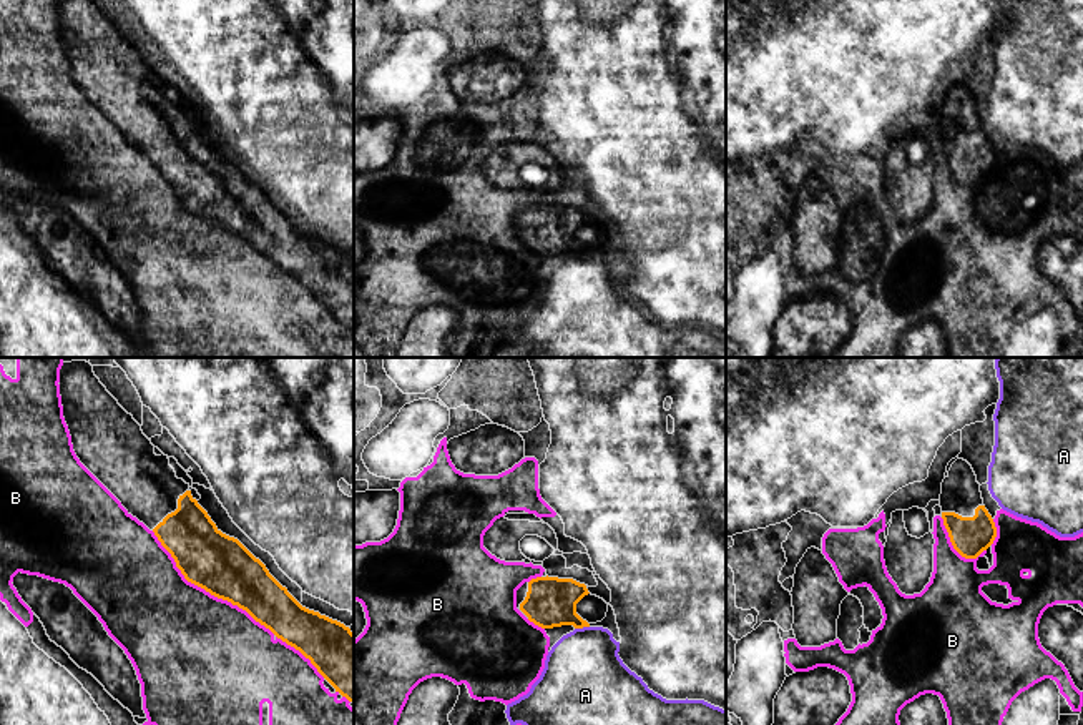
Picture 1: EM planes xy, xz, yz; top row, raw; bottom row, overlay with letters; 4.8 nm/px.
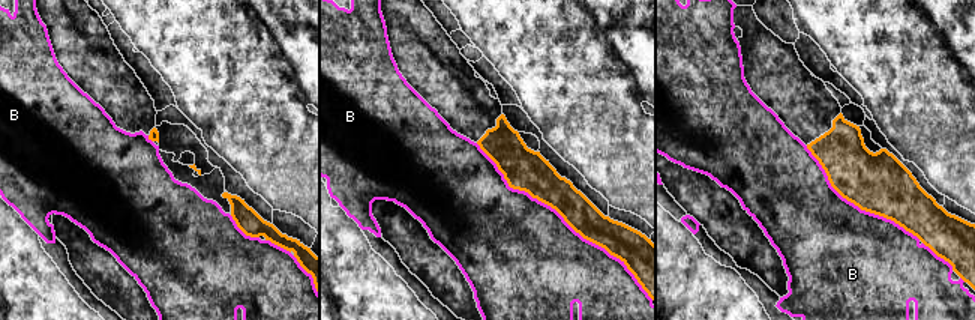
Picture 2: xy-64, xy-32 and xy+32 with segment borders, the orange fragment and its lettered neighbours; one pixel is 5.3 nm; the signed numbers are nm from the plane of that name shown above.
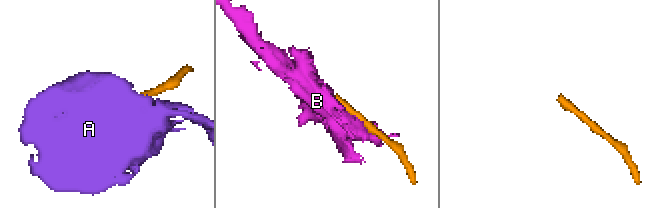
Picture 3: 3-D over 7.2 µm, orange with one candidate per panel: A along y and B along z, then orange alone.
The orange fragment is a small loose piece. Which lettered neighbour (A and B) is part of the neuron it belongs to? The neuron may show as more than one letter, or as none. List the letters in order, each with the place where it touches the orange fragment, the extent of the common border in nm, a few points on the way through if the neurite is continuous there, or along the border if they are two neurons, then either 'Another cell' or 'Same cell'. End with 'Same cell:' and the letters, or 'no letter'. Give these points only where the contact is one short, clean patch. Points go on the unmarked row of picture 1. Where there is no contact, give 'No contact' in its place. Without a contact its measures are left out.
A: Touches orange at xz (582, 255). Shared border 70 nm. Boundary: xz (588, 253), (575, 256). Another cell
B: Touches orange at xy (233, 231). Shared border 1100 nm. Another cell
Same cell: no letter

